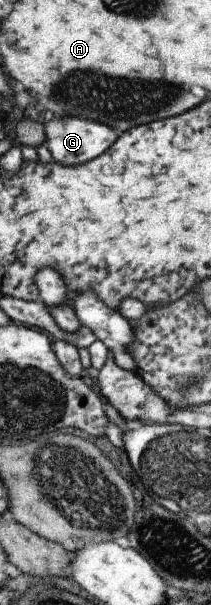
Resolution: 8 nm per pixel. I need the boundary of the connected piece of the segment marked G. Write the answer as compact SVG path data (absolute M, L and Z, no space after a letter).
M65 116L49 120L45 128L45 146L51 154L53 162L63 166L79 166L101 156L118 140L118 131L93 120L85 120L79 116Z

